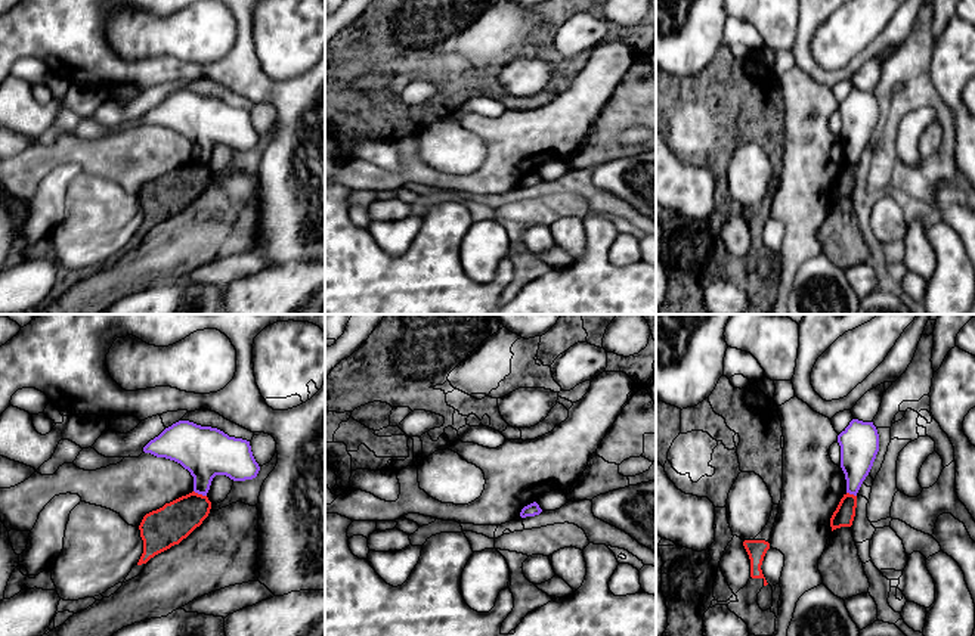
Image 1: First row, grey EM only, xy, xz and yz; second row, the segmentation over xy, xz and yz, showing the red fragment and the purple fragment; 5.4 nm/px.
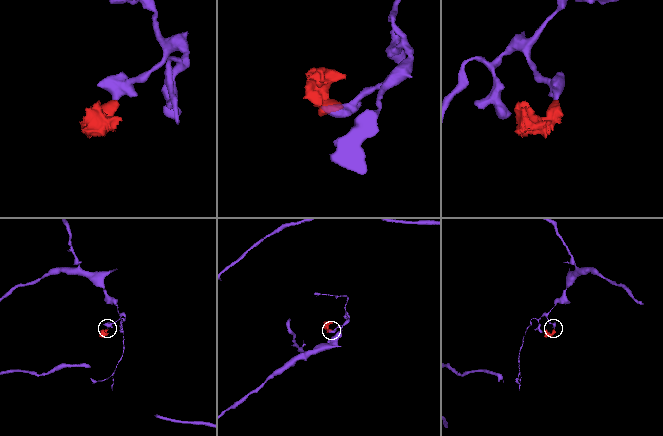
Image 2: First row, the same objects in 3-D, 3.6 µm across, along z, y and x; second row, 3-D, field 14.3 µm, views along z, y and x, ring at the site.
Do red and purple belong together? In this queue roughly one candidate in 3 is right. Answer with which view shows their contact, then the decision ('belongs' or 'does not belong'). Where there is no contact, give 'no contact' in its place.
meets red in xy; does not belong

